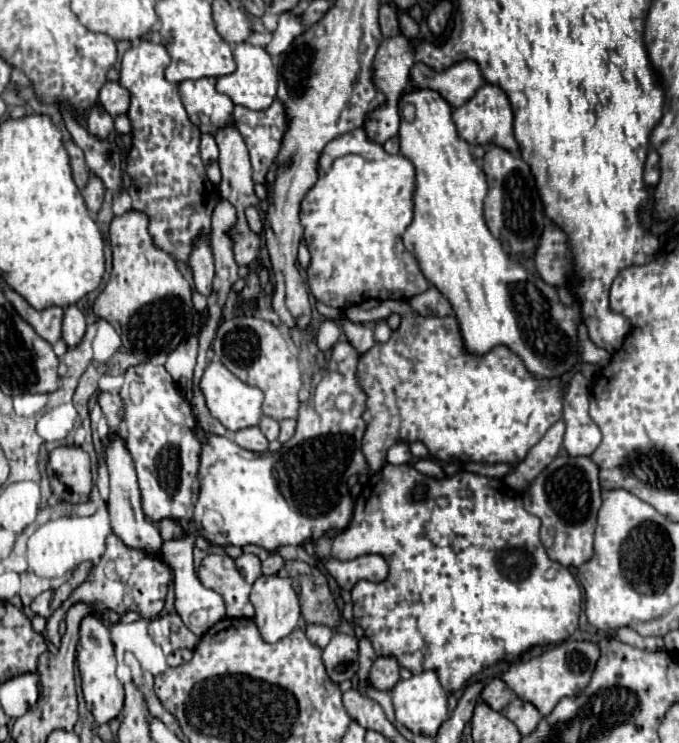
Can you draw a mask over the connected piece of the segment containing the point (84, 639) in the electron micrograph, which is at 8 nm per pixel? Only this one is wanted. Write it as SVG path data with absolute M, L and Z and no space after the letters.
M89 613L81 621L79 643L77 643L77 667L79 667L79 673L81 673L81 687L83 687L87 709L93 713L97 723L109 723L111 719L115 719L121 713L125 693L123 693L121 681L115 675L117 659L115 659L109 627L95 613Z

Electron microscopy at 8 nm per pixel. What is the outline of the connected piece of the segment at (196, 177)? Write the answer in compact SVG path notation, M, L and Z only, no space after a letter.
M141 41L139 45L131 47L121 61L121 79L119 83L129 89L131 93L131 107L127 111L131 123L133 123L133 149L127 159L125 173L129 175L129 195L133 199L133 209L143 211L149 215L149 233L159 249L165 249L171 253L171 257L181 259L187 263L191 253L191 241L201 231L211 231L211 213L219 199L217 189L207 179L201 155L199 155L199 141L201 131L197 125L189 121L189 115L181 103L179 89L175 83L165 81L165 69L169 65L171 57L161 43L153 41Z

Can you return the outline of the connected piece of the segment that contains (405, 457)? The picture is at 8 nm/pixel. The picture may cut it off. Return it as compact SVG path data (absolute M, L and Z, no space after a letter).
M397 443L393 445L387 452L387 462L393 465L402 465L411 463L413 455L409 451L409 447L405 443Z

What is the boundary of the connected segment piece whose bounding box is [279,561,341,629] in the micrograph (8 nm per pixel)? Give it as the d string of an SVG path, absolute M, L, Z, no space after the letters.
M287 561L279 575L293 579L293 587L301 597L301 613L307 623L321 623L331 629L339 625L341 613L335 605L335 597L325 575L315 565L303 561Z

